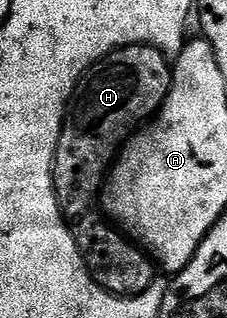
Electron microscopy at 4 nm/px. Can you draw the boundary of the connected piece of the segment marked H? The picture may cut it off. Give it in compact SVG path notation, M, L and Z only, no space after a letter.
M140 45L113 51L80 79L79 86L76 87L75 94L67 105L67 114L63 116L63 128L55 150L53 172L59 208L63 211L63 217L71 228L93 281L97 281L97 285L101 285L114 295L130 297L145 293L145 289L149 289L151 282L157 278L157 267L136 244L120 234L101 214L101 192L109 174L109 168L114 164L123 144L163 106L171 88L172 70L168 56L158 51L156 47Z

